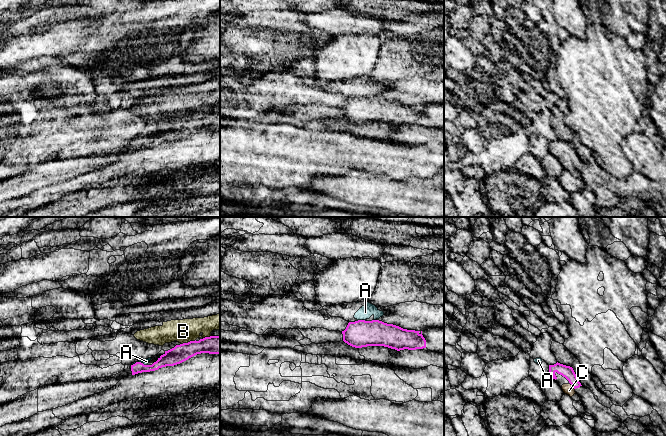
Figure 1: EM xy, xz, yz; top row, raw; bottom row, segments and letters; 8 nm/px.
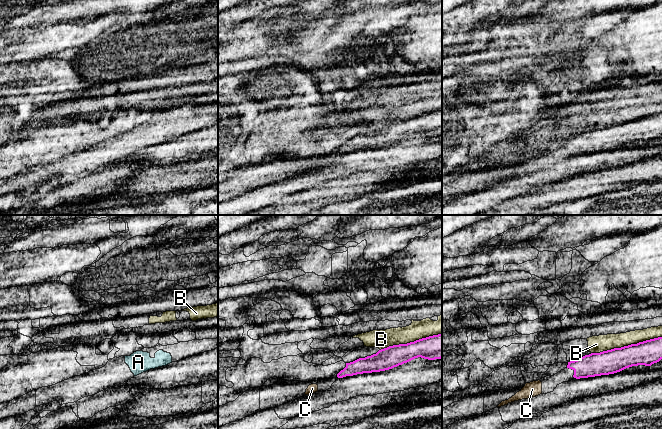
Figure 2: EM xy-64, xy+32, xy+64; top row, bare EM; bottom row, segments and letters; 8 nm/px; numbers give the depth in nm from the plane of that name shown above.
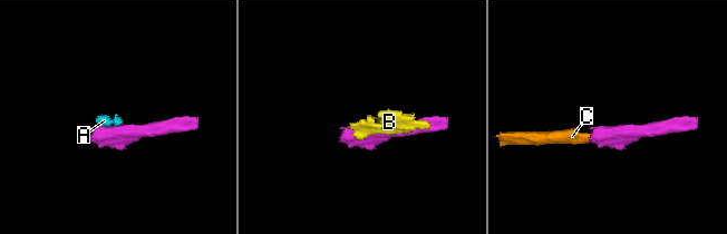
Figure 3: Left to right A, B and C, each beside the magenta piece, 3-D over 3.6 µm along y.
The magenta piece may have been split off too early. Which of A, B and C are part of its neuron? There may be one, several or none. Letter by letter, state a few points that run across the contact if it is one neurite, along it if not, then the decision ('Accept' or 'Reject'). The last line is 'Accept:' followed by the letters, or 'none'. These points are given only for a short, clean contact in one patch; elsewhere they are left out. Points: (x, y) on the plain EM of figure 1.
A: Line: xz (358, 95), (364, 96). Reject
B: Reject
C: Line: yz (566, 147), (572, 154), (572, 162), (567, 164). Accept
Accept: C

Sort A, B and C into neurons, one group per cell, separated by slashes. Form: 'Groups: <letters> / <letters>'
Groups: A / B / C

